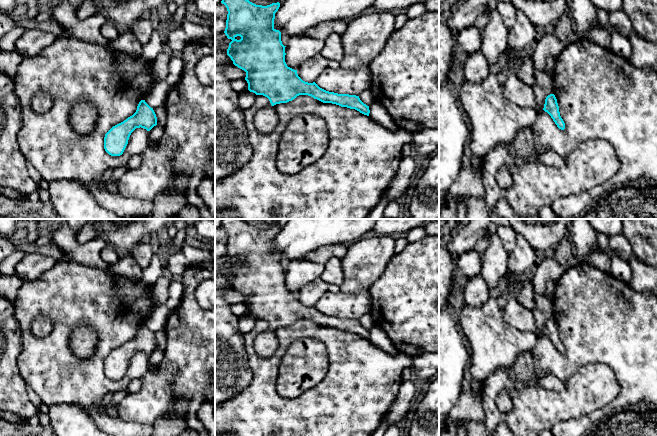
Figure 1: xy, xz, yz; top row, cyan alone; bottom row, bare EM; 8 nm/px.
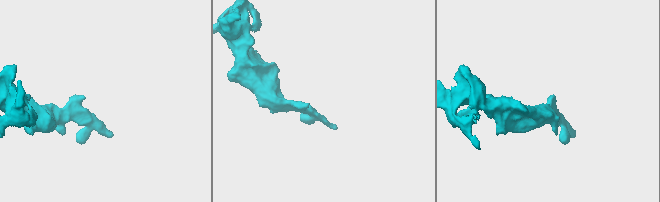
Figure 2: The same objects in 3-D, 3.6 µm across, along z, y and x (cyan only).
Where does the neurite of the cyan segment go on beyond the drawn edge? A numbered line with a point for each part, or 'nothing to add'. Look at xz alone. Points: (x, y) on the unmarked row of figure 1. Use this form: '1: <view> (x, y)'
nothing to add

